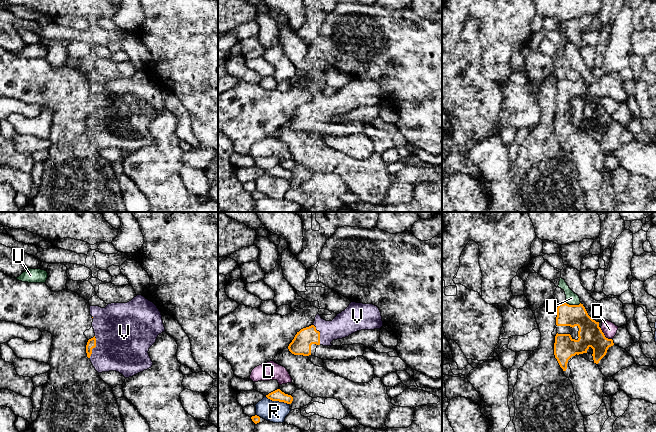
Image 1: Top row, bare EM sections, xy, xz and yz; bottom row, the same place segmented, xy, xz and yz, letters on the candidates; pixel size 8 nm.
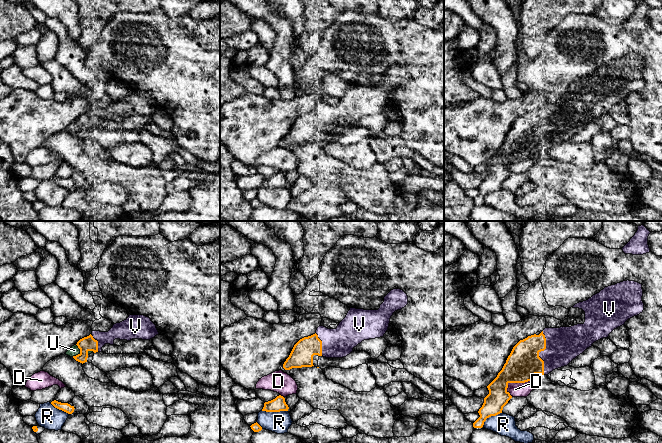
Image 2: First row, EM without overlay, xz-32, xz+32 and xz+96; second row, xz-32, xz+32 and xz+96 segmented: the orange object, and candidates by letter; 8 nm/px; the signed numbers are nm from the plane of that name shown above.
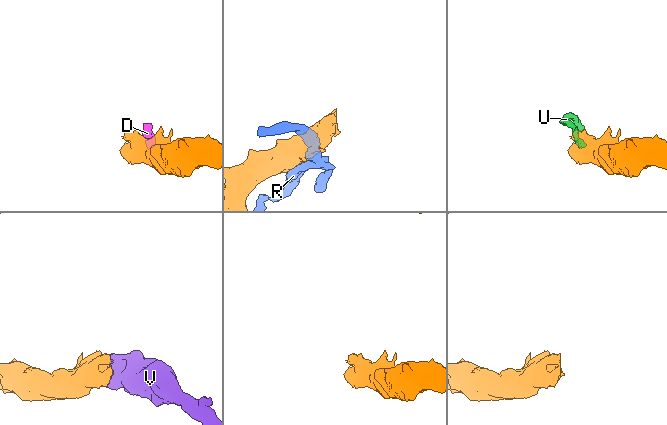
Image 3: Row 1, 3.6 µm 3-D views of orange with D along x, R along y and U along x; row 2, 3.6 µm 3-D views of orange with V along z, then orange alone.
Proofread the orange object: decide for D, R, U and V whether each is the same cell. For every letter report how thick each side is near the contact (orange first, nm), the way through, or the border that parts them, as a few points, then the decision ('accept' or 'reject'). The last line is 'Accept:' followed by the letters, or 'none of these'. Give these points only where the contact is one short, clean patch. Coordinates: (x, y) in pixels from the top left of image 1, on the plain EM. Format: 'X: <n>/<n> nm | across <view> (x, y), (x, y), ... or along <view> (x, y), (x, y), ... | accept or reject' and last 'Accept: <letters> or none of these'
D: 190/120 nm | reject
R: 90/180 nm | reject
U: 180/100 nm | reject
V: 70/440 nm | accept
Accept: V

